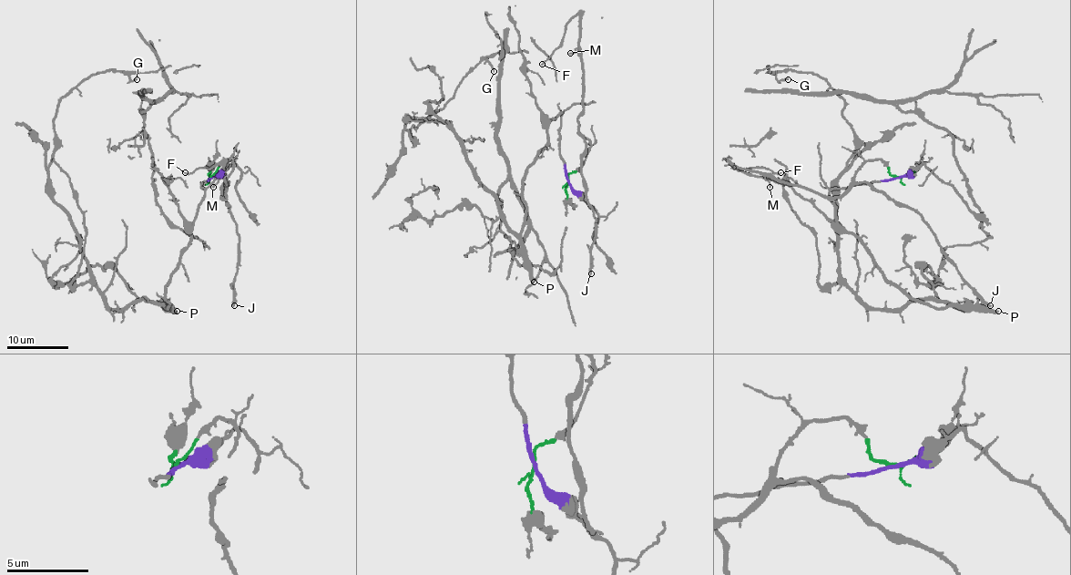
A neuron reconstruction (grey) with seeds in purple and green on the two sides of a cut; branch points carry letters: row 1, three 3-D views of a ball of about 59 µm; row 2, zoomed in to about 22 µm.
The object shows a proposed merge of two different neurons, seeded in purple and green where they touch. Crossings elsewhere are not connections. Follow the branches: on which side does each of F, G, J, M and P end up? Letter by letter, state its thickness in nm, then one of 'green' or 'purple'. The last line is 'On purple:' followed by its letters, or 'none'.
F: 90 nm | green
G: 140 nm | purple
J: 280 nm | green
M: 110 nm | green
P: 440 nm | purple
On purple: G, P

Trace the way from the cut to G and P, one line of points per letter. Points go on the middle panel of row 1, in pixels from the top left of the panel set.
G: (568, 181), (562, 113), (526, 172), (518, 234), (445, 122), (405, 121), (412, 138), (478, 64), (494, 72)
P: (568, 181), (560, 155), (562, 113), (551, 121), (547, 143), (523, 181), (522, 255), (534, 282)

